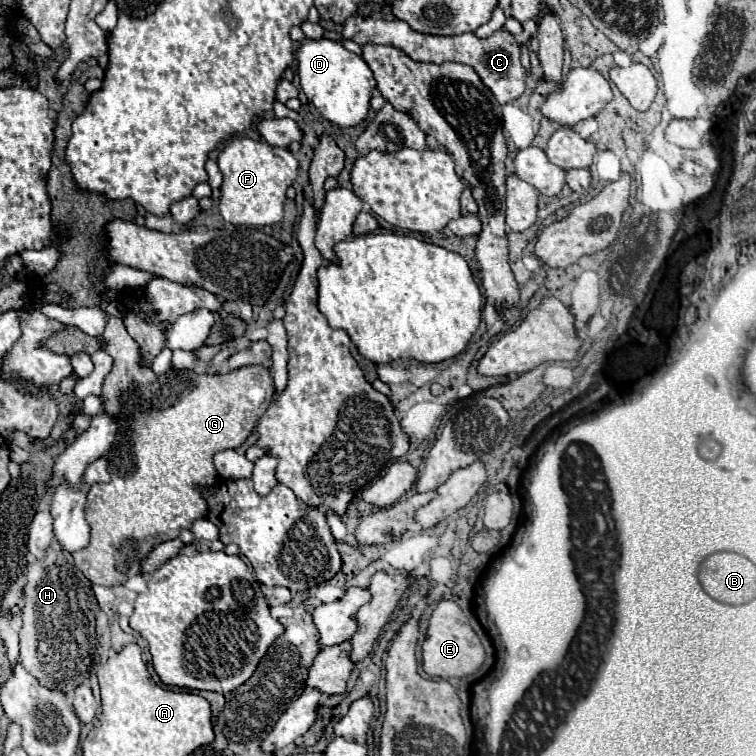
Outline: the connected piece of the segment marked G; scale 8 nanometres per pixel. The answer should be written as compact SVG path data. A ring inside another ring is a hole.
M110 317L98 339L104 341L100 343L102 349L114 359L112 371L104 379L104 409L122 421L122 433L118 435L114 449L108 453L110 483L92 485L88 491L86 521L90 523L90 545L72 553L72 561L92 583L116 587L138 575L140 563L156 545L176 539L180 531L190 529L196 519L206 515L202 489L218 481L212 457L218 451L240 447L248 439L258 419L266 413L274 397L274 387L268 369L262 365L240 367L226 375L198 375L196 371L172 369L158 377L150 367L138 367L138 345L126 333L120 317Z

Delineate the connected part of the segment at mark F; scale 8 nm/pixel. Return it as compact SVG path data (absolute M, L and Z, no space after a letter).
M248 137L232 139L218 155L218 167L224 177L220 213L232 225L274 225L282 221L286 189L296 179L298 161L284 147L272 147L266 141Z

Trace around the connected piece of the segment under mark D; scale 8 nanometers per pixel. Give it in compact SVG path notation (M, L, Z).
M306 39L300 45L296 59L300 87L326 121L340 127L352 127L368 115L370 93L376 87L376 79L360 55L346 51L338 41L332 39Z

